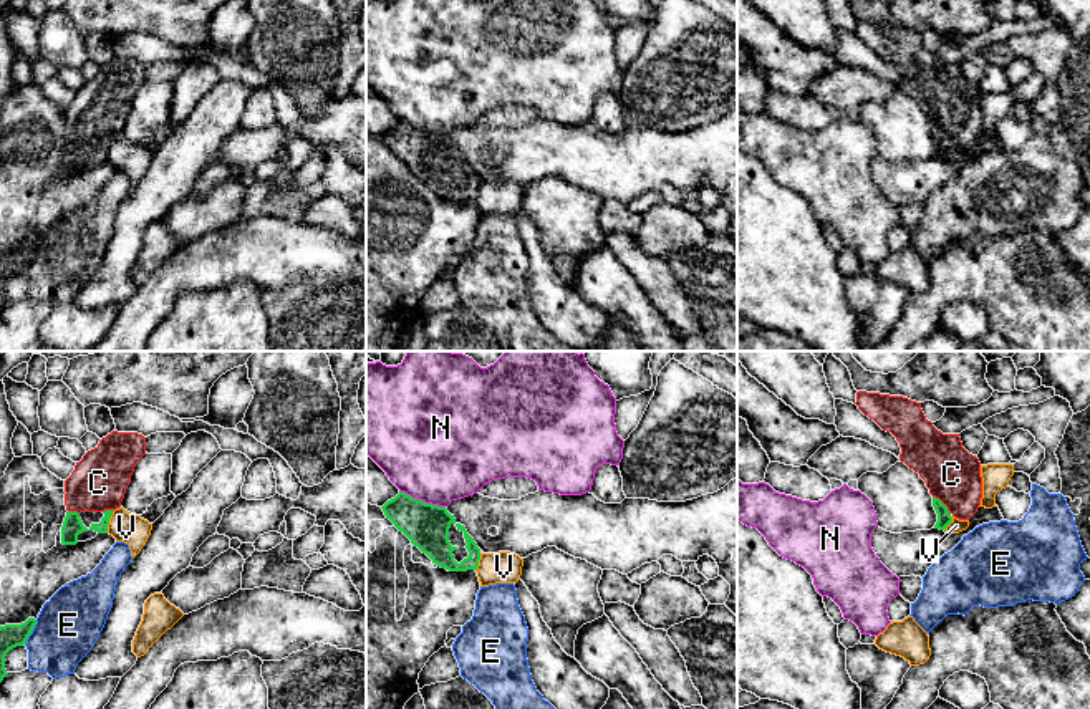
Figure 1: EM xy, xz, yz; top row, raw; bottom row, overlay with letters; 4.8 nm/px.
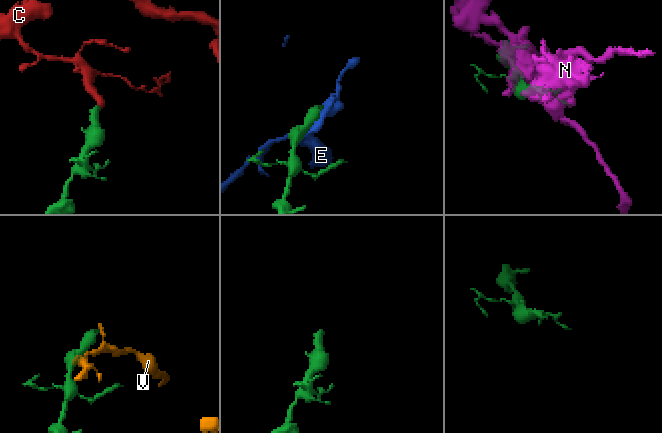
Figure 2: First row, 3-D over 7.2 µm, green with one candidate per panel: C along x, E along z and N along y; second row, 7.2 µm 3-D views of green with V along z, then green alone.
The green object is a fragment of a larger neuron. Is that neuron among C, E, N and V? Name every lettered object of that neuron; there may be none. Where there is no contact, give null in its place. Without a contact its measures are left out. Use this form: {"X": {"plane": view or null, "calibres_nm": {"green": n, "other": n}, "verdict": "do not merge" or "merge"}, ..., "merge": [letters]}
{"C": {"plane": "yz", "calibres_nm": {"green": 70, "other": 260}, "verdict": "merge"}, "E": {"plane": "xy", "calibres_nm": {"green": 110, "other": 300}, "verdict": "do not merge"}, "N": {"plane": "xz", "calibres_nm": {"green": 220, "other": 500}, "verdict": "do not merge"}, "V": {"plane": "xy", "calibres_nm": {"green": 60, "other": 150}, "verdict": "do not merge"}, "merge": ["C"]}

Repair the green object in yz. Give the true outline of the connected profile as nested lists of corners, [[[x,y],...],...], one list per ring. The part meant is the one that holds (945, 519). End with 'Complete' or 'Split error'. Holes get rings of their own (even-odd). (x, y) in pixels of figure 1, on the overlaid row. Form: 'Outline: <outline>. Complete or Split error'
Outline: [[[856,393],[858,409],[873,419],[883,431],[891,432],[899,442],[899,461],[919,474],[933,495],[933,507],[938,514],[934,528],[944,530],[953,518],[969,520],[979,509],[982,499],[981,462],[969,454],[959,434],[943,434],[926,419],[921,403],[903,396],[880,393]]]. Split error

